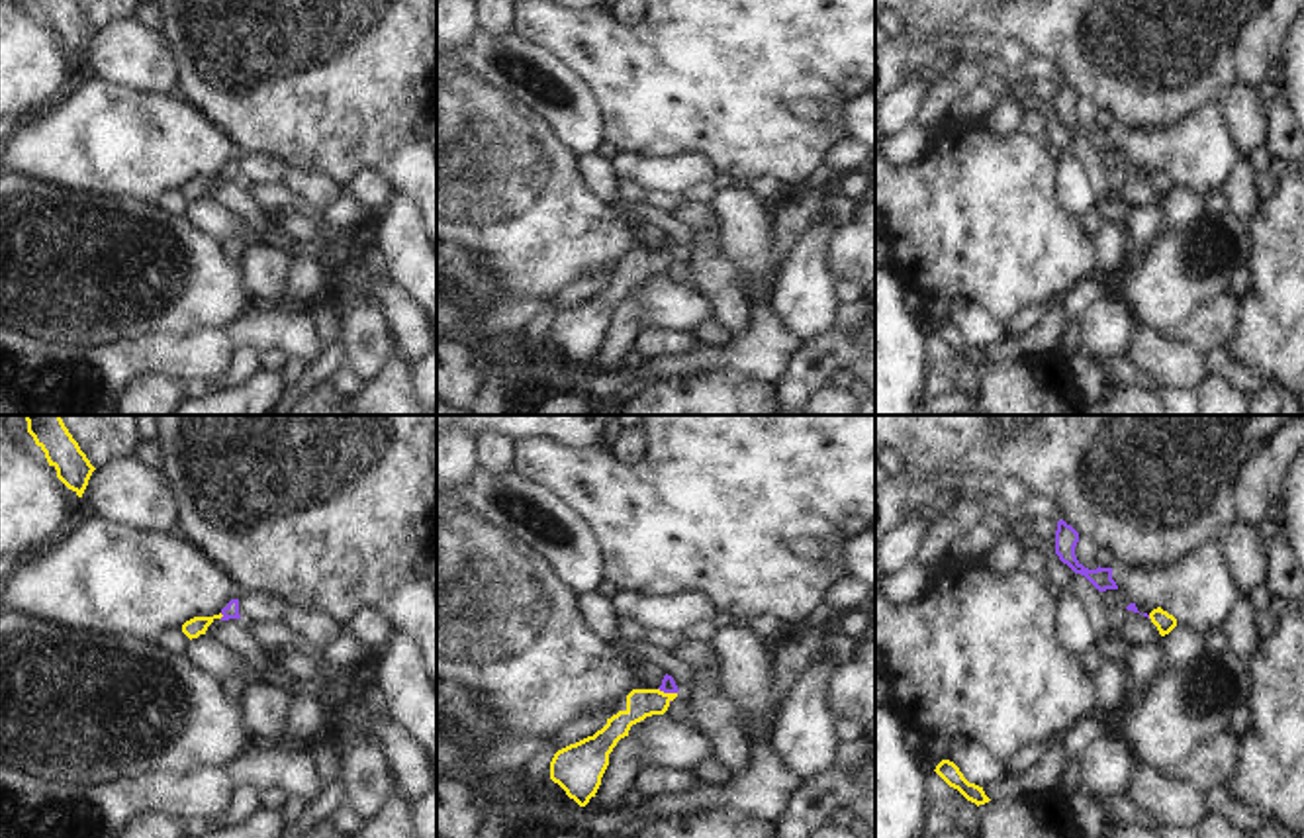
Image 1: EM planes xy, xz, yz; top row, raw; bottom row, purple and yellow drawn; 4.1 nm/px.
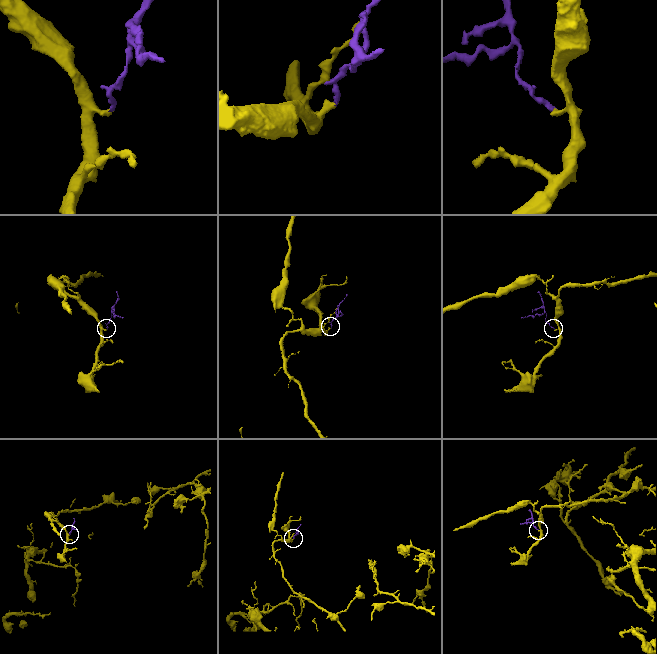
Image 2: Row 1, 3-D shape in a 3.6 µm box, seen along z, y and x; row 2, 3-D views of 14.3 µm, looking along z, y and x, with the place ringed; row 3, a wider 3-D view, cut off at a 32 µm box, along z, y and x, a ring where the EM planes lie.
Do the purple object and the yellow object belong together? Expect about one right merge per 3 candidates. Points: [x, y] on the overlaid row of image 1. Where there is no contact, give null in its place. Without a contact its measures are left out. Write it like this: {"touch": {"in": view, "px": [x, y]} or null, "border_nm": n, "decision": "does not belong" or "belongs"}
{"touch": {"in": "xz", "px": [668, 692]}, "border_nm": 80, "decision": "belongs"}

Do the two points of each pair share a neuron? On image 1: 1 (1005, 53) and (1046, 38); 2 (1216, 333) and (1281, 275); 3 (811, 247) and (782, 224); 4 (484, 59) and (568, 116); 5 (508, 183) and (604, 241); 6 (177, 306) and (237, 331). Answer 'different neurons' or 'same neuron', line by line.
1: different neurons
2: different neurons
3: different neurons
4: same neuron
5: same neuron
6: different neurons

